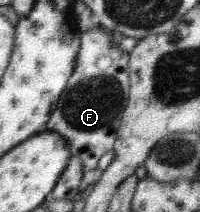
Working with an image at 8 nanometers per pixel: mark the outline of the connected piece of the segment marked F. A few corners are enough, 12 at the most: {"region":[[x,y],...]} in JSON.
{"region":[[82,34],[73,74],[43,129],[84,176],[115,148],[130,52]]}

